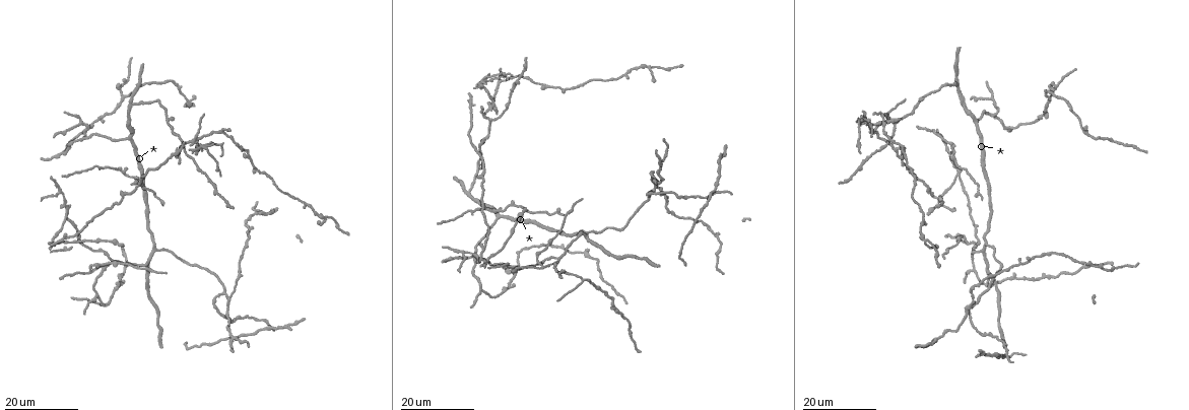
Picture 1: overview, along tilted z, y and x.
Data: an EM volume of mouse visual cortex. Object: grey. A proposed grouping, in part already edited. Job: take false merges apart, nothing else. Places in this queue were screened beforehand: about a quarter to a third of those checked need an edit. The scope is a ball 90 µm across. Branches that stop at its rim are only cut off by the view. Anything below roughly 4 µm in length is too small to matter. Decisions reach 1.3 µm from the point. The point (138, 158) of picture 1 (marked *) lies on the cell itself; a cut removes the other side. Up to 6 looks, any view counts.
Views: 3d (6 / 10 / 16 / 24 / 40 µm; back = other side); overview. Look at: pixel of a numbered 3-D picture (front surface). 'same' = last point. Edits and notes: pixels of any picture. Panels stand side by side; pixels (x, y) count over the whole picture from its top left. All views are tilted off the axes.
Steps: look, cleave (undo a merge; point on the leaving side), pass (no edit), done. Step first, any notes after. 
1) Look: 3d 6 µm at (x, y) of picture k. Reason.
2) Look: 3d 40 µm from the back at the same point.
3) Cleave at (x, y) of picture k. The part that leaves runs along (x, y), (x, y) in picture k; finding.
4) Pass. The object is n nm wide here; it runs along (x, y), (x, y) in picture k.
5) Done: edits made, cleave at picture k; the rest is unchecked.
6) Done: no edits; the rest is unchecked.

Look: 3d 16 µm at (992, 114) of picture 1. Looks like a crossing.

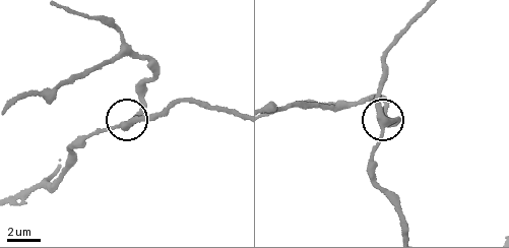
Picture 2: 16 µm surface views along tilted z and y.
Look: 3d 6 µm at (389, 122) of picture 2.

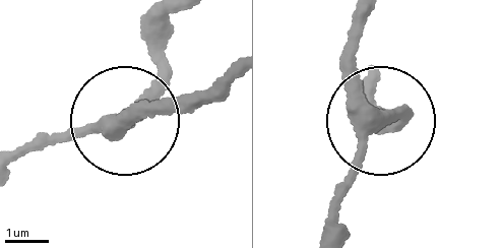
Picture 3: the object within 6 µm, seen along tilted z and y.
Pass. The object is 320 nm wide here; all the same cell.

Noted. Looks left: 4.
Look: 3d 24 µm at (994, 98) of picture 1. A fork.

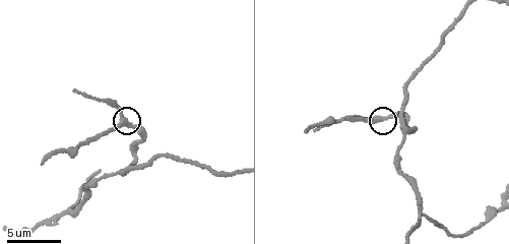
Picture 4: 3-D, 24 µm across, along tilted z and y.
Look: 3d 10 µm at (375, 117) of picture 4.

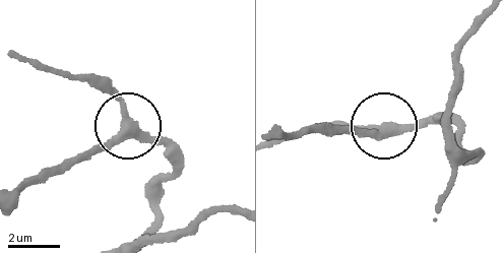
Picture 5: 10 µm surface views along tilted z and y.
Pass. The object is 300 nm wide here; one cell here.

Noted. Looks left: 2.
Look: 3d 16 µm at (66, 211) of picture 1. Three-way junction.

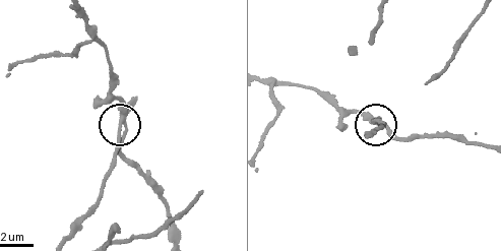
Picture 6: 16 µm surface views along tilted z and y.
Look: 3d 10 µm at (121, 122) of picture 6. Closer look.

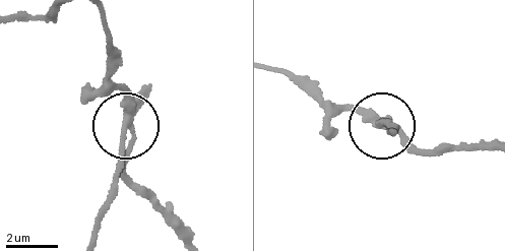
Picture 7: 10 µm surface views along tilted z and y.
Cleave at (122, 150) of picture 7. The object is 220 nm wide here; the part that leaves runs along (131, 113), (117, 189), (96, 233) in picture 7; two cells meet here.

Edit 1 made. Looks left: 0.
Done: edits made, cleave at picture 7; the rest is unchecked.

